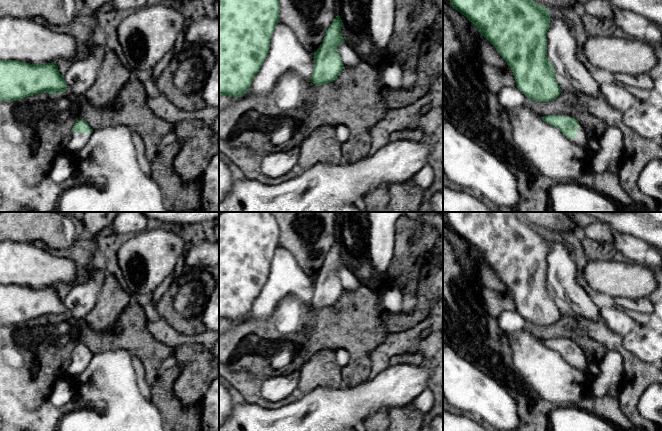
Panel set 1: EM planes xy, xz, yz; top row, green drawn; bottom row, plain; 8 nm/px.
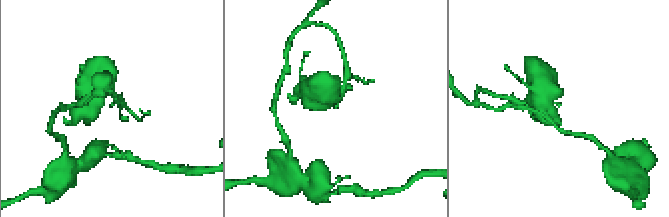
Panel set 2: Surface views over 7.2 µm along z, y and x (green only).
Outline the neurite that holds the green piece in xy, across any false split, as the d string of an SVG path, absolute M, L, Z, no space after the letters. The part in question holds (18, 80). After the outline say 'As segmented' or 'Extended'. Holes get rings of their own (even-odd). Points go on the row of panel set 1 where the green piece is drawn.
M0 59L0 101L17 101L46 92L66 92L67 84L56 62L30 64Z. As segmented

